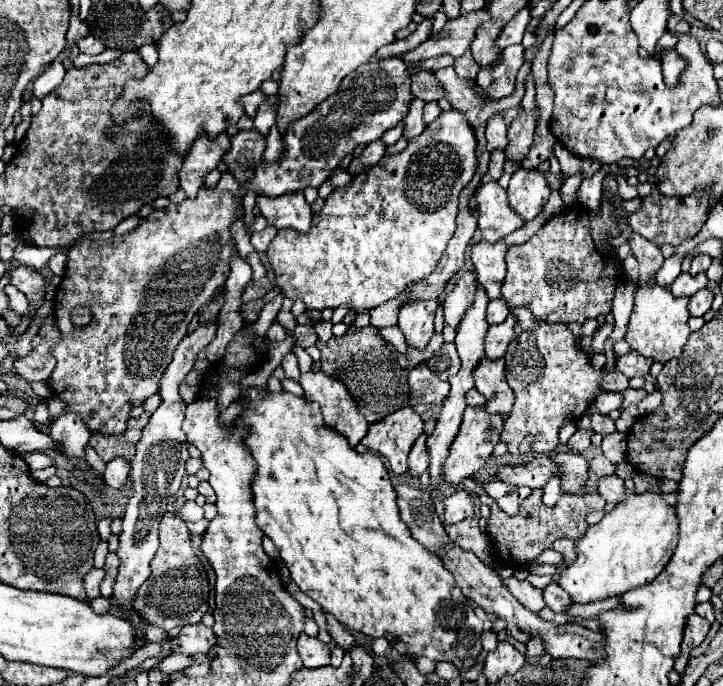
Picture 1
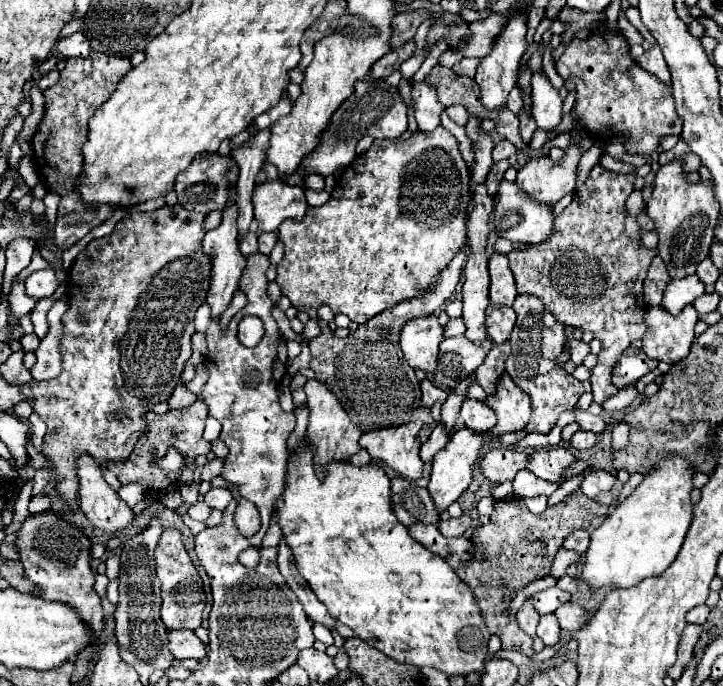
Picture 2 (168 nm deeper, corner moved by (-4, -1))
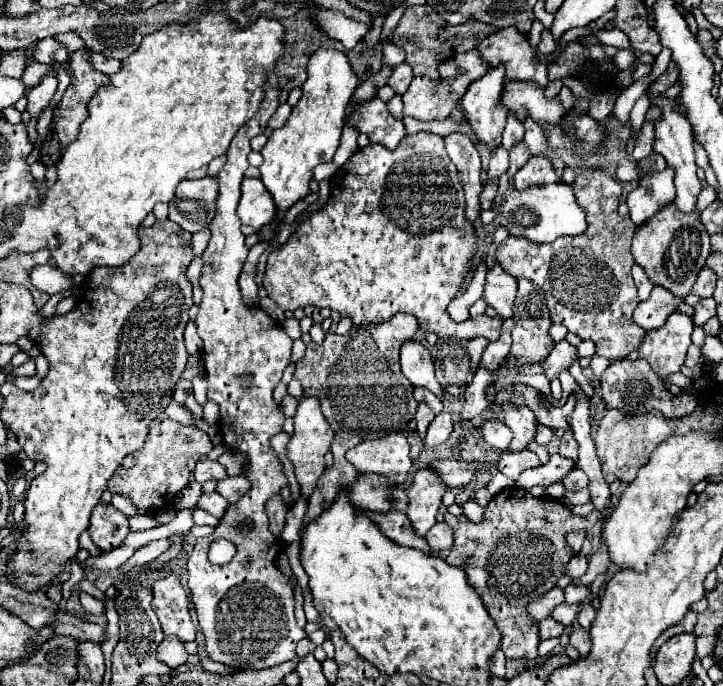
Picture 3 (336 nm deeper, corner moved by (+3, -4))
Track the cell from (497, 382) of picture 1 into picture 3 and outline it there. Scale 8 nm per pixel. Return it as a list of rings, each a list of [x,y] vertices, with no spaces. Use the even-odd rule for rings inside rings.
[[[503,402],[503,424],[511,428],[513,440],[507,450],[525,450],[527,442],[535,436],[535,414],[513,402]]]

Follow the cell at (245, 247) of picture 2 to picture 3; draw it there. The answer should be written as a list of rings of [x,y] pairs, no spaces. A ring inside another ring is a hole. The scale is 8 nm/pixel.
[[[205,176],[199,180],[183,180],[169,204],[169,220],[191,234],[203,230],[205,226],[209,226],[209,222],[213,222],[217,214],[217,194],[217,178]]]

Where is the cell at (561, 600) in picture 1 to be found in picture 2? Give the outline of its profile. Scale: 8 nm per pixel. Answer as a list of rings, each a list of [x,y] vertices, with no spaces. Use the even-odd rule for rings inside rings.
[[[574,601],[562,605],[558,611],[556,611],[556,617],[558,617],[558,623],[562,629],[566,631],[578,631],[580,627],[586,627],[588,625],[588,613]]]

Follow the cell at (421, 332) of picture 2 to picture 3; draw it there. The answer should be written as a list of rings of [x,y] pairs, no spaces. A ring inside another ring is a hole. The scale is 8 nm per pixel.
[[[407,340],[401,346],[401,372],[413,386],[429,388],[433,394],[443,398],[443,388],[435,378],[433,358],[429,354],[429,348],[423,346],[421,342]]]

